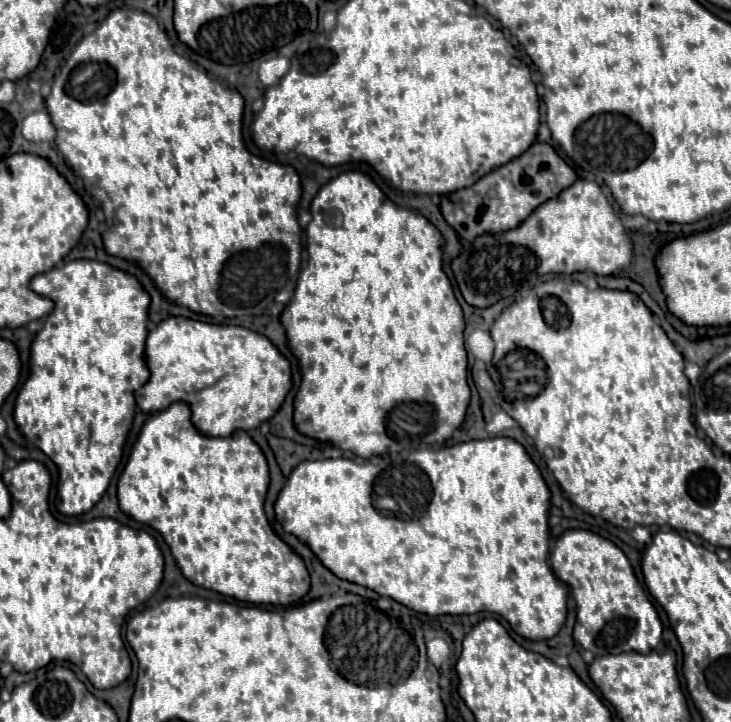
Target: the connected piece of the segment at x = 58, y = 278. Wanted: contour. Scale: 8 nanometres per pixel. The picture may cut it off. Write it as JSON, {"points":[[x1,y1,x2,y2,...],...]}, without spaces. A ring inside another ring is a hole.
{"points":[[78,259,54,267,48,273,36,275,30,287,40,295,50,297,56,307,46,317,42,331,32,343,30,377,18,393,14,419,20,431,58,465,58,511,64,515,80,515,92,509,108,489,112,475,122,461,124,443,134,421,134,393,144,387,150,377,144,357,150,295,134,275,94,259]]}

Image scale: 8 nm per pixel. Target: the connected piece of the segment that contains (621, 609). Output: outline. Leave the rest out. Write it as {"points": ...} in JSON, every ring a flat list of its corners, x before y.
{"points":[[570,529,556,541,554,551,550,553,550,565,554,575,570,587,578,603,576,619,580,625,574,625,574,639,584,649,594,655,624,651,650,653,658,645,662,639,662,621,646,591,638,583,628,557,618,545,598,533]]}

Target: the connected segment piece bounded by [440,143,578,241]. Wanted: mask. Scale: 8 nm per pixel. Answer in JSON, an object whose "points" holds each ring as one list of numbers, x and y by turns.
{"points":[[534,143,518,159,494,169,486,177,478,179,474,185,444,195,440,209,444,219,456,229,462,239,474,241,484,233,500,235,518,227,538,205,556,197,576,179,576,171,556,153,552,145]]}

